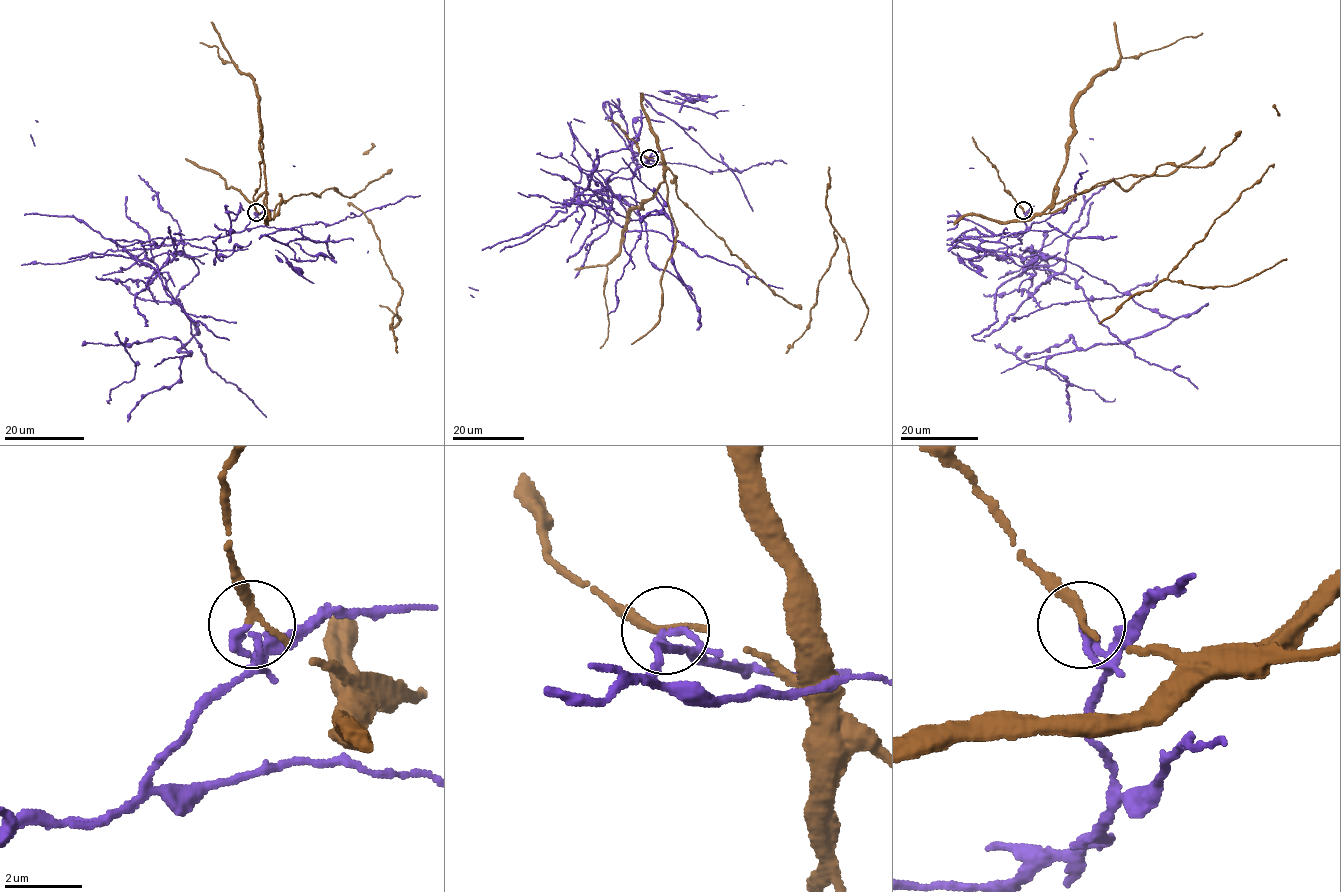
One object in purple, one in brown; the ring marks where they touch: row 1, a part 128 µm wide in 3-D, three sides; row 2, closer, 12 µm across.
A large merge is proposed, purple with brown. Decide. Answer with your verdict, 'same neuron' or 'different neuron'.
different neuron

